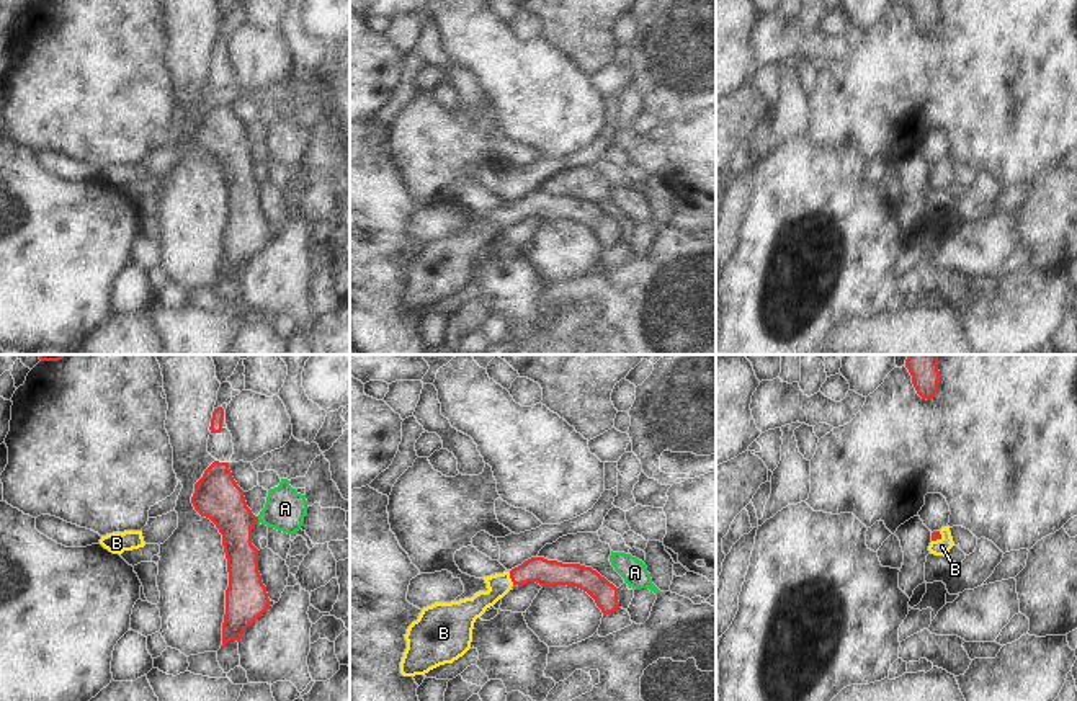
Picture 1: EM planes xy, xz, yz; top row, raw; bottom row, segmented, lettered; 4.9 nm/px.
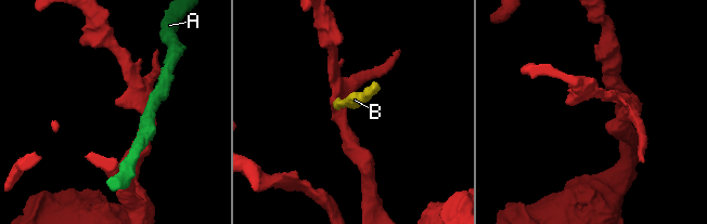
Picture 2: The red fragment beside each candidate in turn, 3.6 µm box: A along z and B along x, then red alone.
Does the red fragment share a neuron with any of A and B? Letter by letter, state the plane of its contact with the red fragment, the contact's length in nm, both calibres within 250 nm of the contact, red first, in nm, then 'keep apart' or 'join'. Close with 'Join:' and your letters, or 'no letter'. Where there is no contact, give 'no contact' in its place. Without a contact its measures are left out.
A: contact in xy; length 30 nm; calibres 220 and 200 nm; keep apart
B: contact in xz; length 70 nm; calibres 130 and 110 nm; join
Join: B

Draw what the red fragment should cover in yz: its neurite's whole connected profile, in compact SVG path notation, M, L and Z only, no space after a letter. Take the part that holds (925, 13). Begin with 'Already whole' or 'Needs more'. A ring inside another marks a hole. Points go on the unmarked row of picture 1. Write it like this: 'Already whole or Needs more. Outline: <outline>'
Already whole. Outline: M905 0L912 10L912 18L922 33L933 33L938 25L938 0Z

